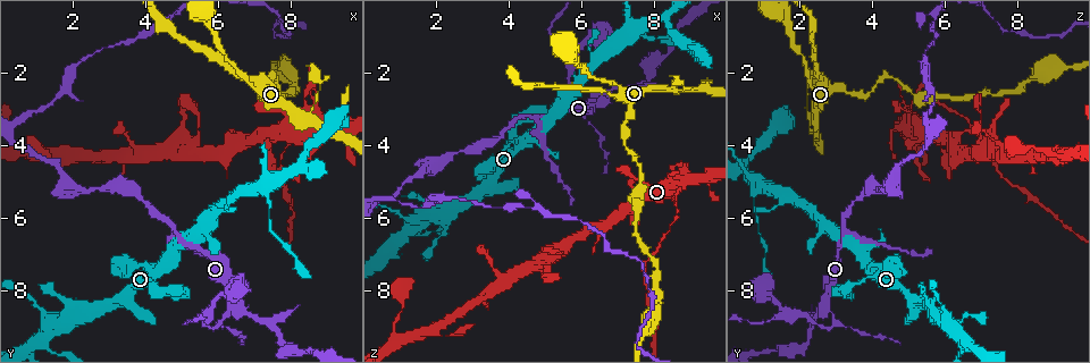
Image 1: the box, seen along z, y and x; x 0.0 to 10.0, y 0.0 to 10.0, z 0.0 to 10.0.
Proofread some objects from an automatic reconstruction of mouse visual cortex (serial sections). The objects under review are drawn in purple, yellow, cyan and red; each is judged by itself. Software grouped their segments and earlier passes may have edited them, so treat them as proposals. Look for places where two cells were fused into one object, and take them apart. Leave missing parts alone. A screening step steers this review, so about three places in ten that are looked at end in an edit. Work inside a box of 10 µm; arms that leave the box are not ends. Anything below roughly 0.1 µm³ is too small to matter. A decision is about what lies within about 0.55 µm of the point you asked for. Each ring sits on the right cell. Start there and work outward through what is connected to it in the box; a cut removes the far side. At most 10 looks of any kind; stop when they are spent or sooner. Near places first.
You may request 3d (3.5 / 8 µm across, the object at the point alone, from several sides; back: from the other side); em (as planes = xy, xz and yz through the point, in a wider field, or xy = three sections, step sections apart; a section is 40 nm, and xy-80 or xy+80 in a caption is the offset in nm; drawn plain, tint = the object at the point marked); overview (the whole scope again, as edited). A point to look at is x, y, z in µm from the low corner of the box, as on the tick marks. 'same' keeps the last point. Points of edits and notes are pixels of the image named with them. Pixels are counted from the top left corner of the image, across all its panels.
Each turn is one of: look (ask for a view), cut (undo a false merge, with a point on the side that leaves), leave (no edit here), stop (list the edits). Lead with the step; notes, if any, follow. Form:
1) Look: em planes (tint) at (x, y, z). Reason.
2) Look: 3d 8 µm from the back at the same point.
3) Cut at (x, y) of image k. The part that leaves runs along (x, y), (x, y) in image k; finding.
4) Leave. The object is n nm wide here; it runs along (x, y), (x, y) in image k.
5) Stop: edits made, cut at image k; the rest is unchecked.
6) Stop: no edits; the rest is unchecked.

Look: 3d 3.5 µm at (0.95, 8.40, 5.90). Thick turns thin.

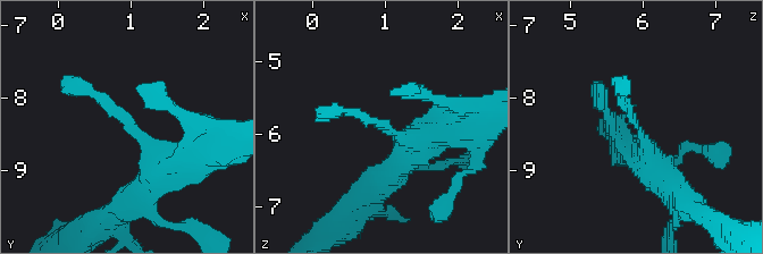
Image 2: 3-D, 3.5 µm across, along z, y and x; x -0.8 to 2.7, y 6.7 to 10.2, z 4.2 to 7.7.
Leave. It runs along (182, 160), (66, 83) in image 2; all the same cell.

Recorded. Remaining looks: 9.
Look: 3d 3.5 µm at (7.55, 5.00, 0.75). A fork.

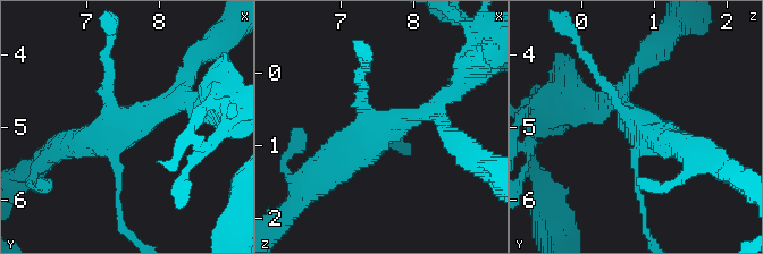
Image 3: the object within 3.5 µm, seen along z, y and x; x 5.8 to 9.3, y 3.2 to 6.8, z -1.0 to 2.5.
Look: em xy step 2 (tint) at (7.60, 5.00, 0.80).

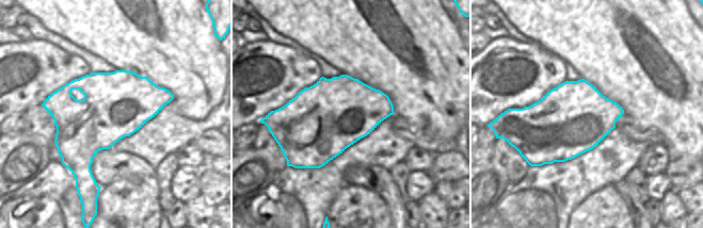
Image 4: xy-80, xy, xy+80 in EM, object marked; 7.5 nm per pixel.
Leave. The object is 550 nm wide here; it runs along (72, 142), (186, 83) in image 3; continuous, no second cell.

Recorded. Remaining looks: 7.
Look: 3d 8 µm at (8.85, 3.35, 2.45). Narrows sharply.

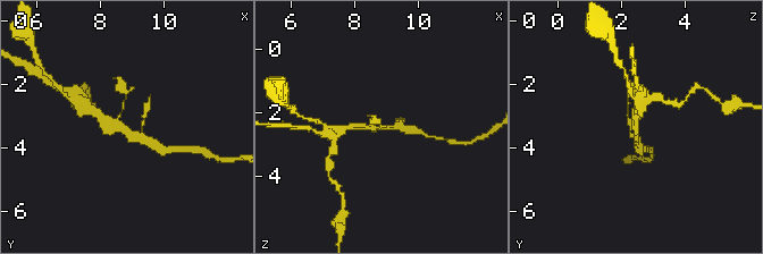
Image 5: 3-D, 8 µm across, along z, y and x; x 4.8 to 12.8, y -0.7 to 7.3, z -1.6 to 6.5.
Look: em xy step 5 (tint) at the same point. Shape alone is not enough.

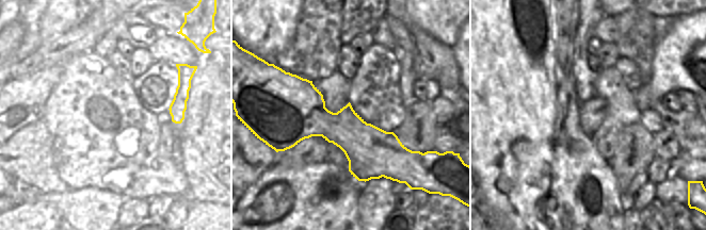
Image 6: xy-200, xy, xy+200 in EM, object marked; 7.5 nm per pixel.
Leave. It runs along (281, 104), (408, 152) in image 6; continuous, no second cell.

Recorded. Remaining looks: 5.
Look: 3d 3.5 µm at (8.70, 2.75, 5.15). Abrupt turn.

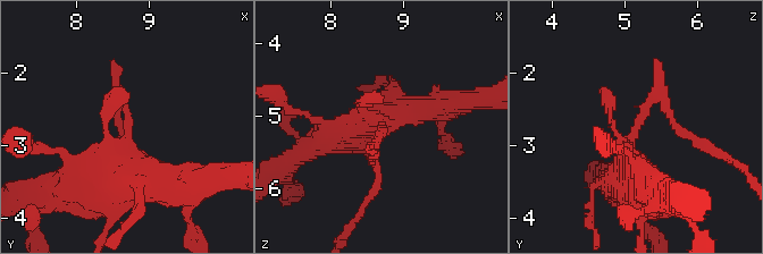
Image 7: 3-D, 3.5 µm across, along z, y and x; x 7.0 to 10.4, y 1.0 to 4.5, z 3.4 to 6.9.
Look: em xy step 3 (tint) at (8.70, 2.70, 5.15). Shape alone is not enough.

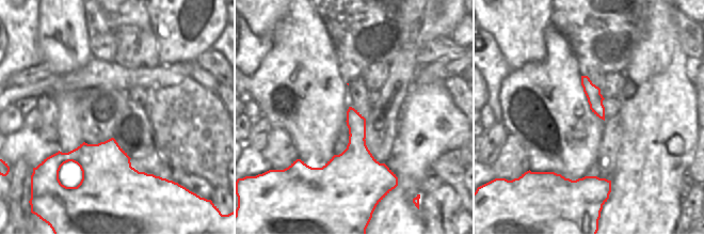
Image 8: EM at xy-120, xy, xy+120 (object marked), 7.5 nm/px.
Cut at (651, 95) of image 7. The part that leaves runs along (635, 130), (661, 95), (684, 134), (702, 141) in image 7; two cells meet here.

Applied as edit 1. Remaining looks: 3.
Stop: edits made, cut at image 7; the rest is unchecked.

